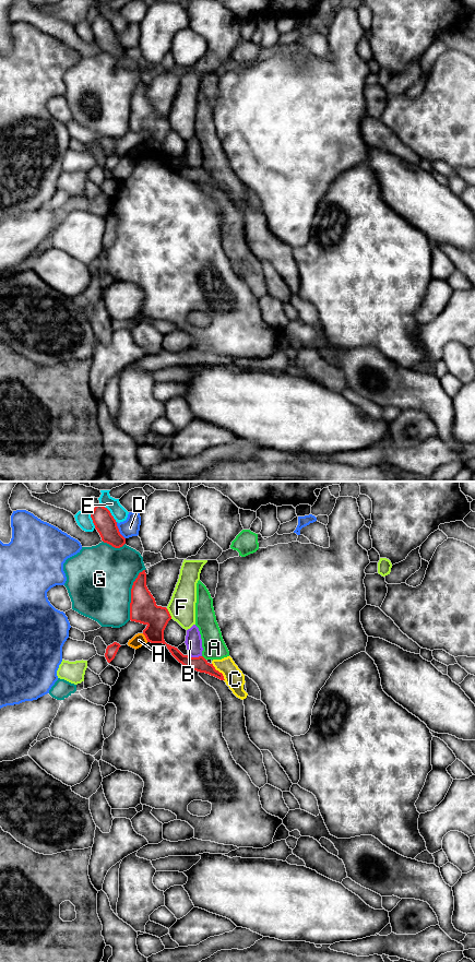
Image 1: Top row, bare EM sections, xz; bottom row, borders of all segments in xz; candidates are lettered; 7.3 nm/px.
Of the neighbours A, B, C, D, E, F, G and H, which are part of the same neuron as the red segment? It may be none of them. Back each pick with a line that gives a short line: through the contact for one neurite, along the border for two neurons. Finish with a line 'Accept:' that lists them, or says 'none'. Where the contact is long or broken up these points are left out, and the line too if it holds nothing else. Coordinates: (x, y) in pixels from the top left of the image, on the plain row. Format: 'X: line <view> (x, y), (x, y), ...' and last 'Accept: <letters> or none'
Accept: none

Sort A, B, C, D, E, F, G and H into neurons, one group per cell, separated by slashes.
A C / B / D / E / F / G / H

